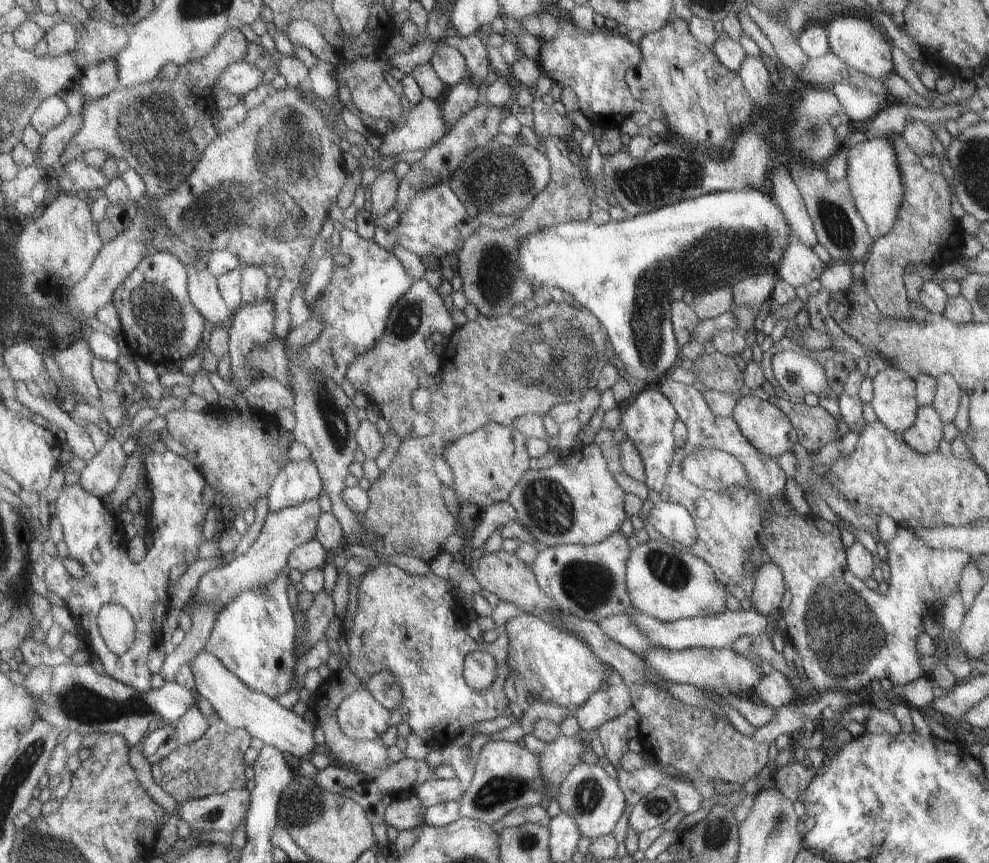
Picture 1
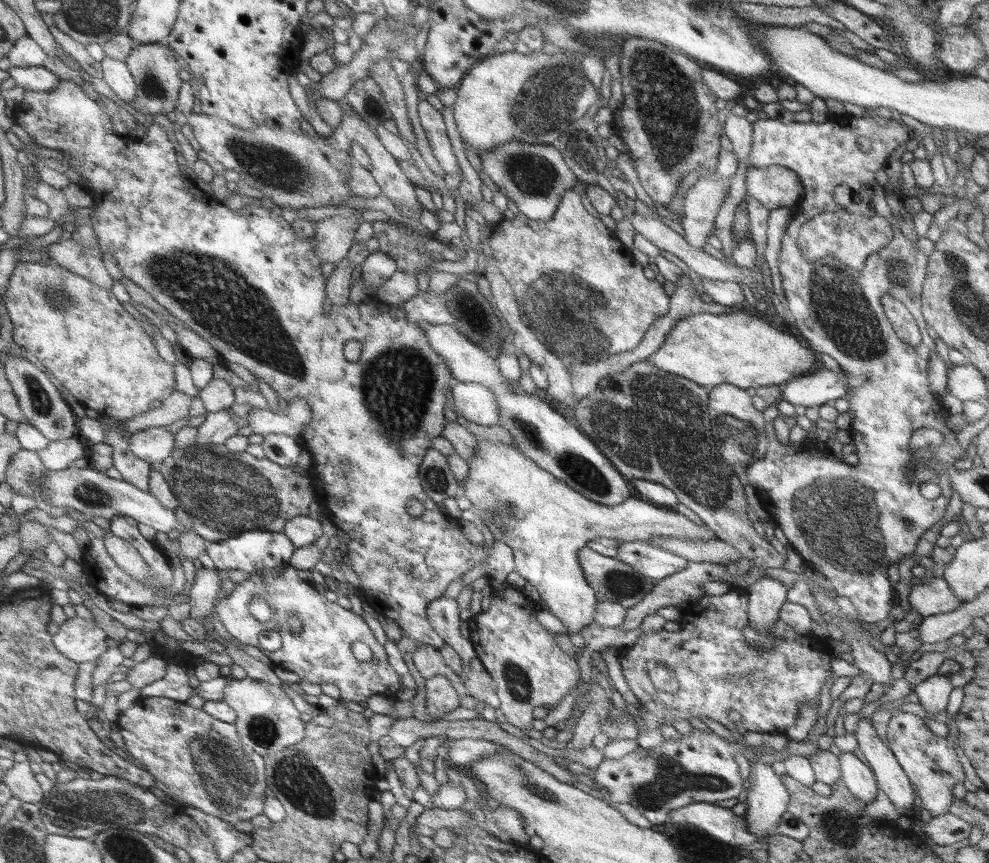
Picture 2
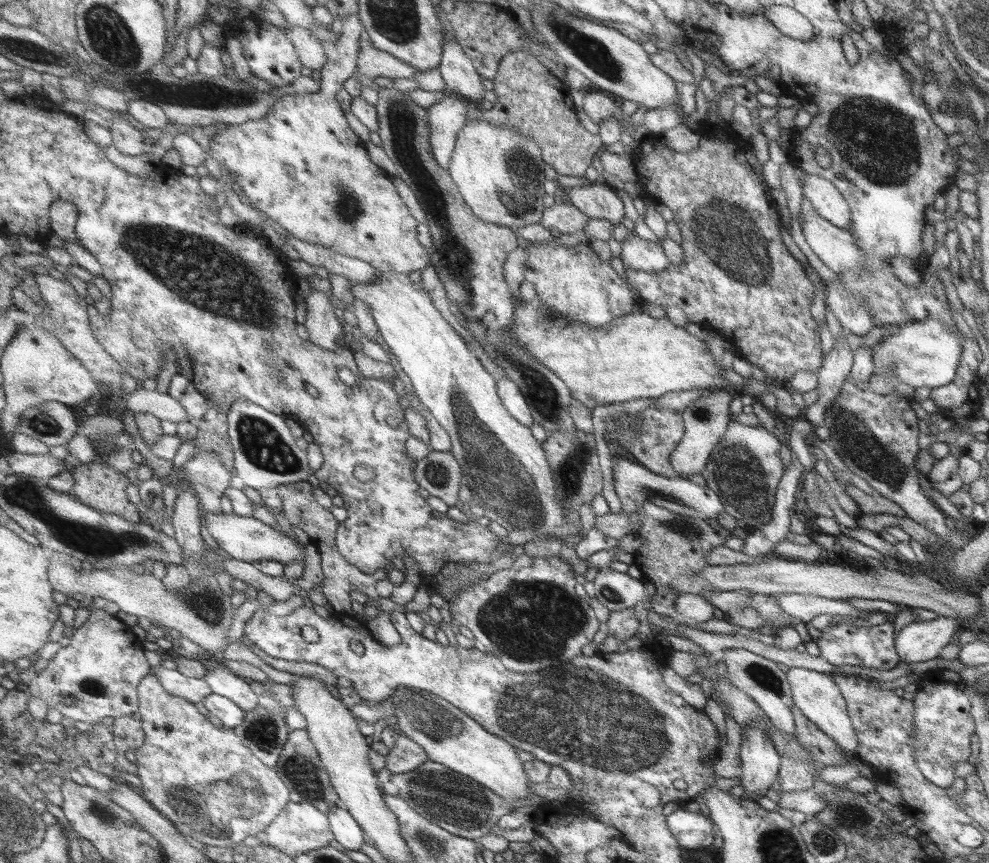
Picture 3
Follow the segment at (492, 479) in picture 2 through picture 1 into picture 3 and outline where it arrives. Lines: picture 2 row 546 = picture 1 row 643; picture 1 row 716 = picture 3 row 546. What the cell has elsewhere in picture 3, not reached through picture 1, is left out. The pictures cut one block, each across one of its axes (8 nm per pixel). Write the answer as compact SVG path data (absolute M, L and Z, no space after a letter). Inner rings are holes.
M380 272L379 278L373 284L351 282L351 286L354 298L362 300L371 309L383 340L409 377L415 394L452 438L450 451L460 461L464 484L476 501L469 505L471 513L477 518L485 516L505 528L509 544L515 545L517 549L519 545L545 535L551 535L560 541L579 532L580 528L566 524L563 519L566 510L554 499L554 482L542 445L534 440L528 426L521 425L504 408L503 402L497 398L498 394L495 394L496 384L493 384L493 378L469 352L469 343L461 338L461 334L457 335L453 326L435 308L422 282L413 283L409 274Z

